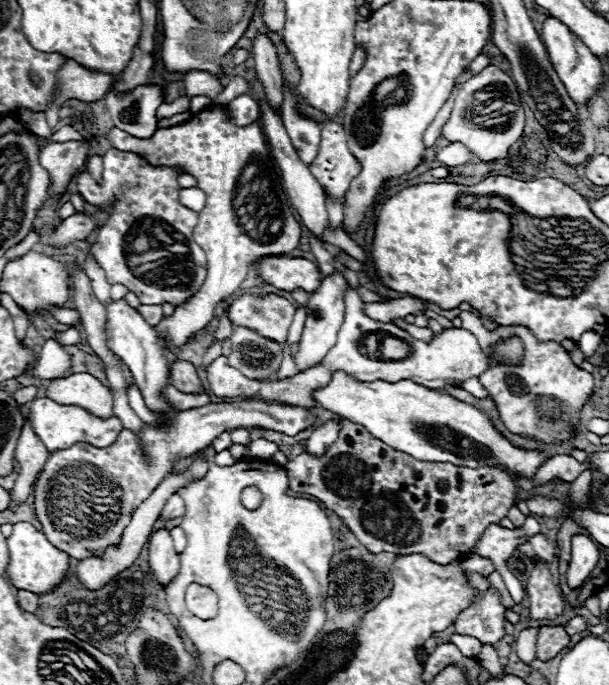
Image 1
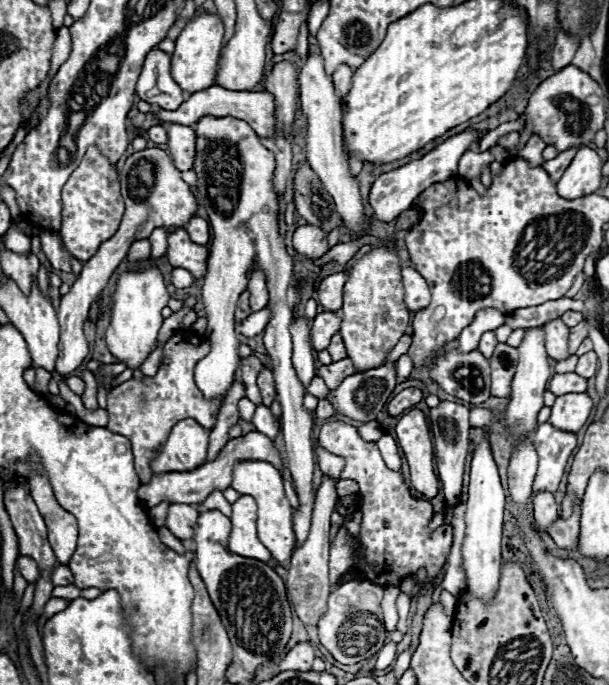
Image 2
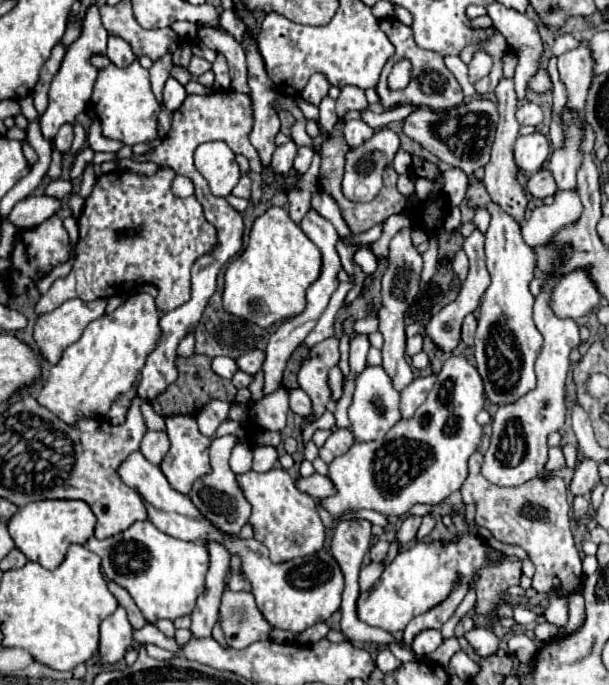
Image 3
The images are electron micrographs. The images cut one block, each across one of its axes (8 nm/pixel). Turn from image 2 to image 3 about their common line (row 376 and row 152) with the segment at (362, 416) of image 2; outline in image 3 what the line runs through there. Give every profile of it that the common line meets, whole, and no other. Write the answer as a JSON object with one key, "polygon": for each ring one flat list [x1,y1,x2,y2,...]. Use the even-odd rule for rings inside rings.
{"polygon":[[380,128,374,132,370,140,366,140,358,148,350,148,346,152,346,166,344,166,344,178,342,178,342,192,352,202,370,202,378,196,382,188,382,174,392,164,392,158,396,150,400,148,398,134,390,128]]}

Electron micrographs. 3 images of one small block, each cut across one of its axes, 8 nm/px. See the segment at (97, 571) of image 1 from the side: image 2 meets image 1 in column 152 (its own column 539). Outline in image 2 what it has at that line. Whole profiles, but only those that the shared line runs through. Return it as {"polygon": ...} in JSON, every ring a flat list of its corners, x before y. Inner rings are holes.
{"polygon":[[538,492,532,498,534,504,534,524,540,532,546,532,548,526,558,518,558,506,552,492]]}

